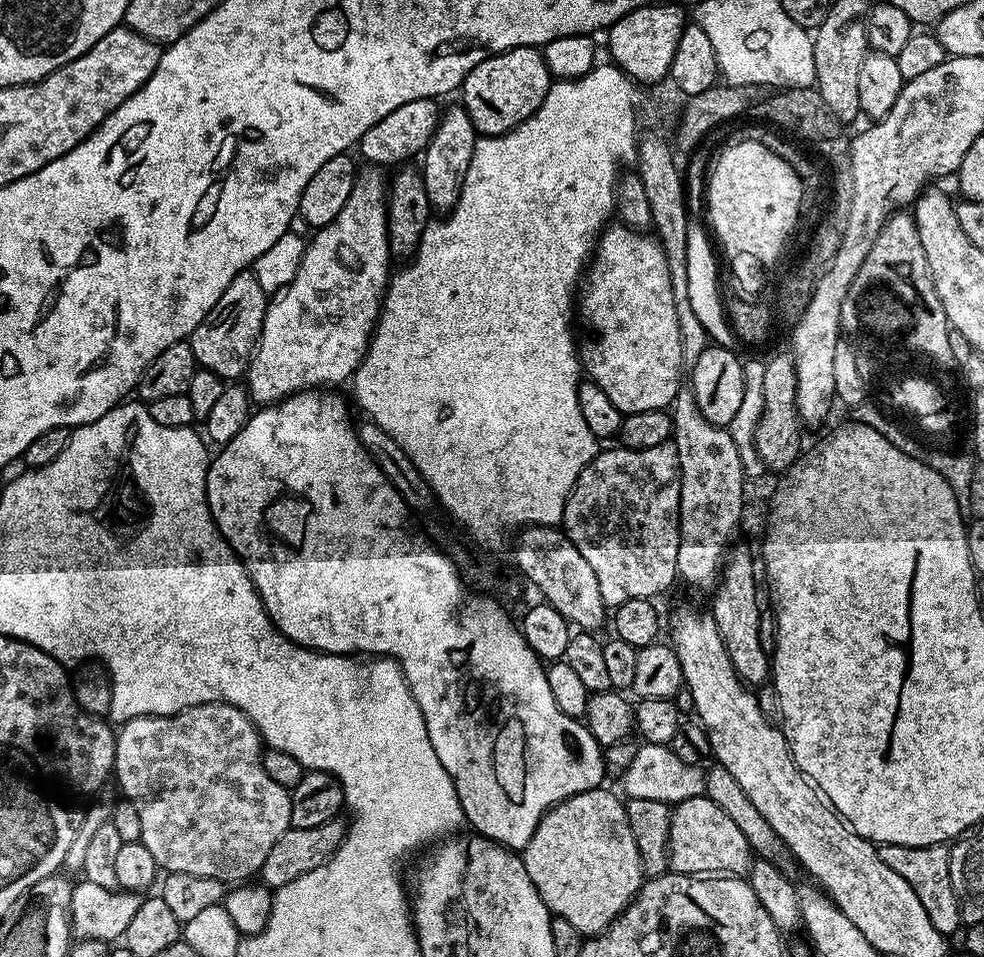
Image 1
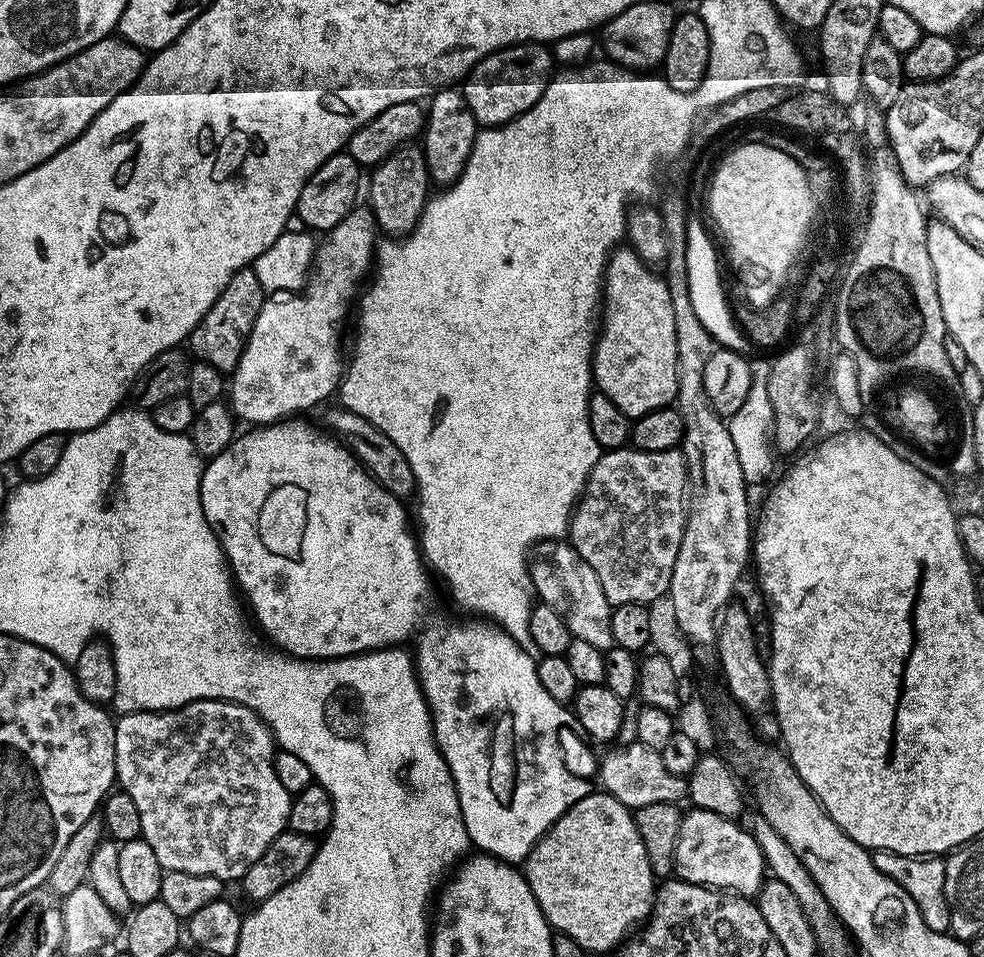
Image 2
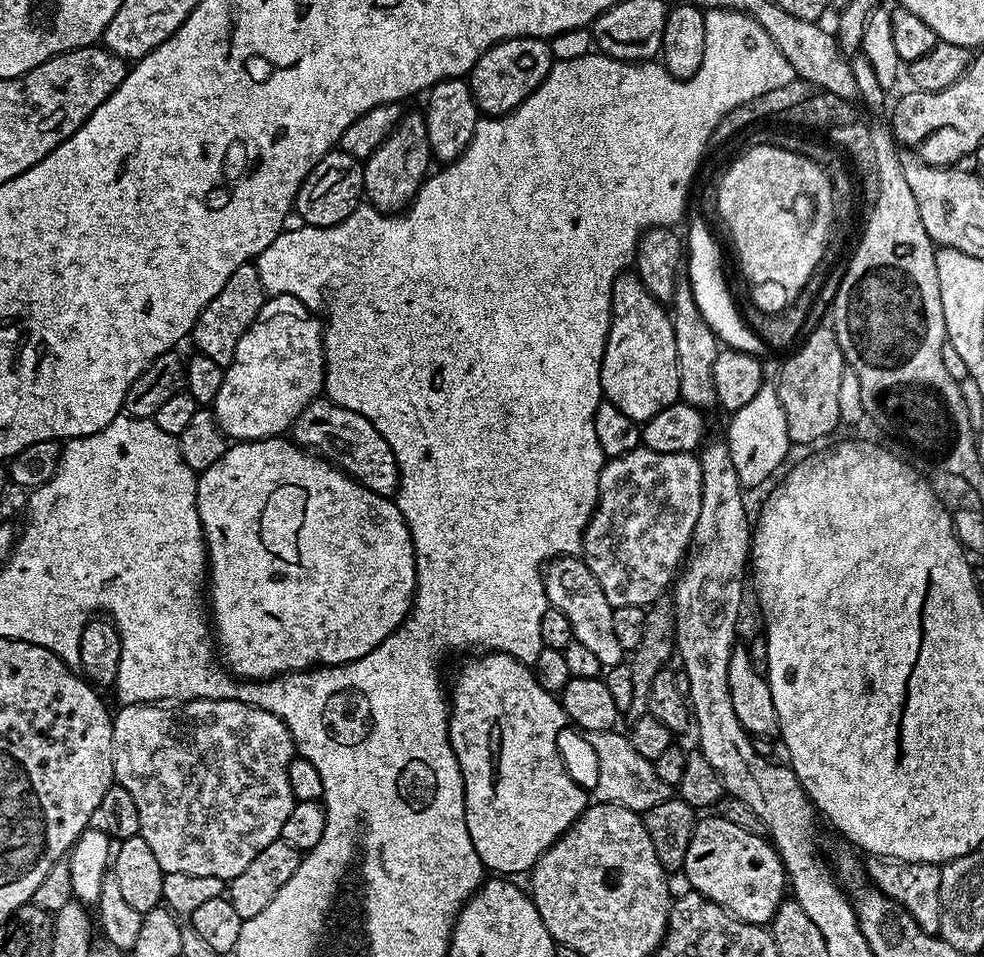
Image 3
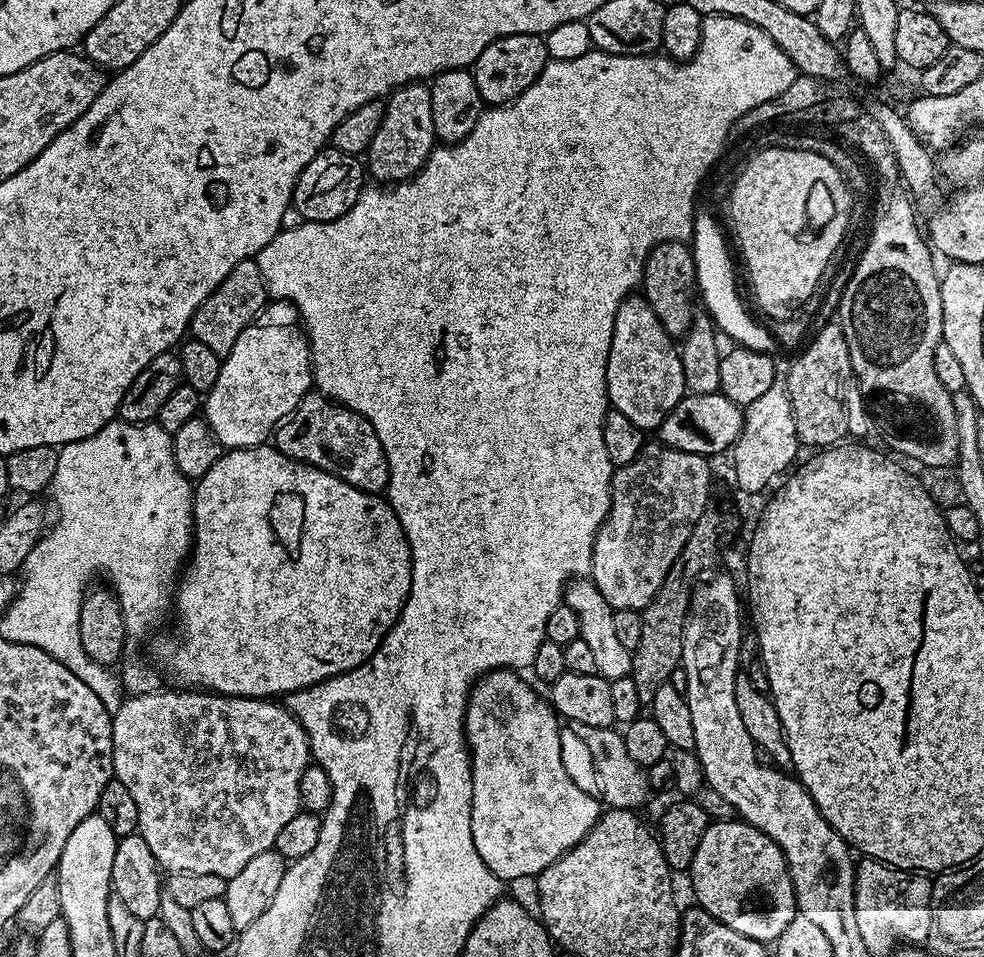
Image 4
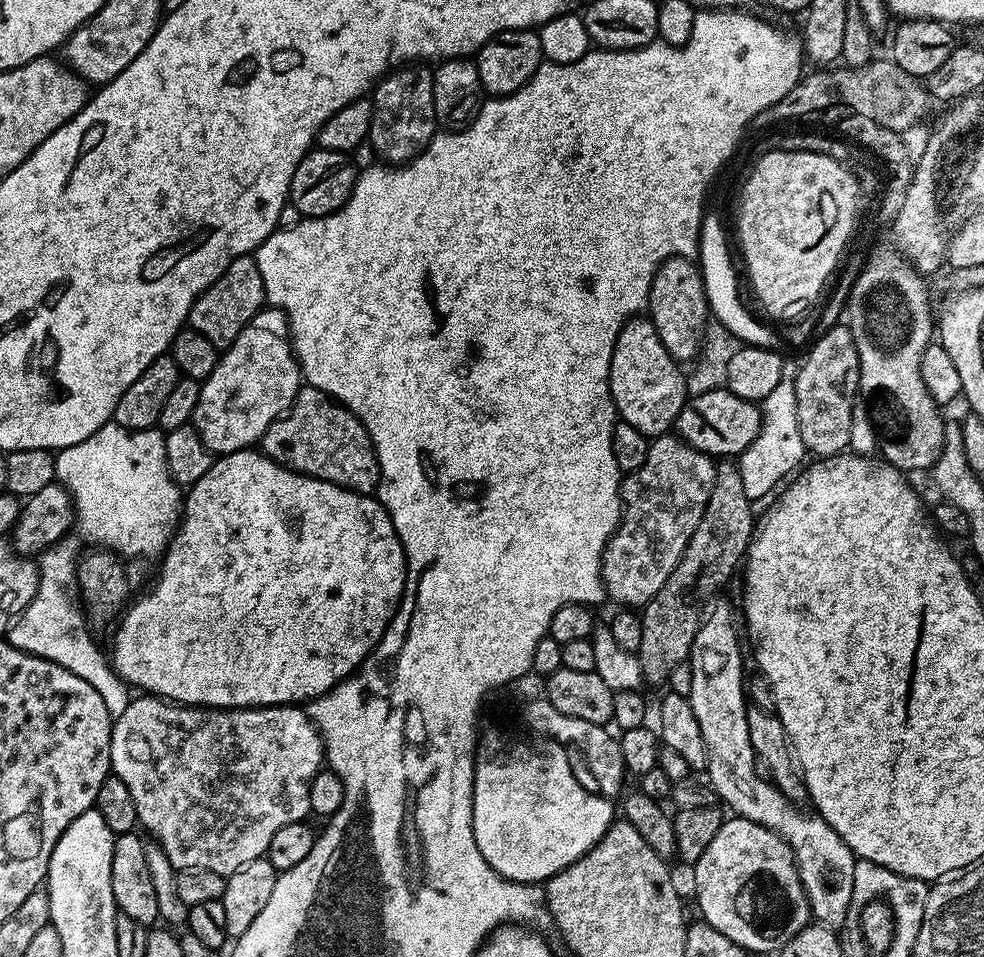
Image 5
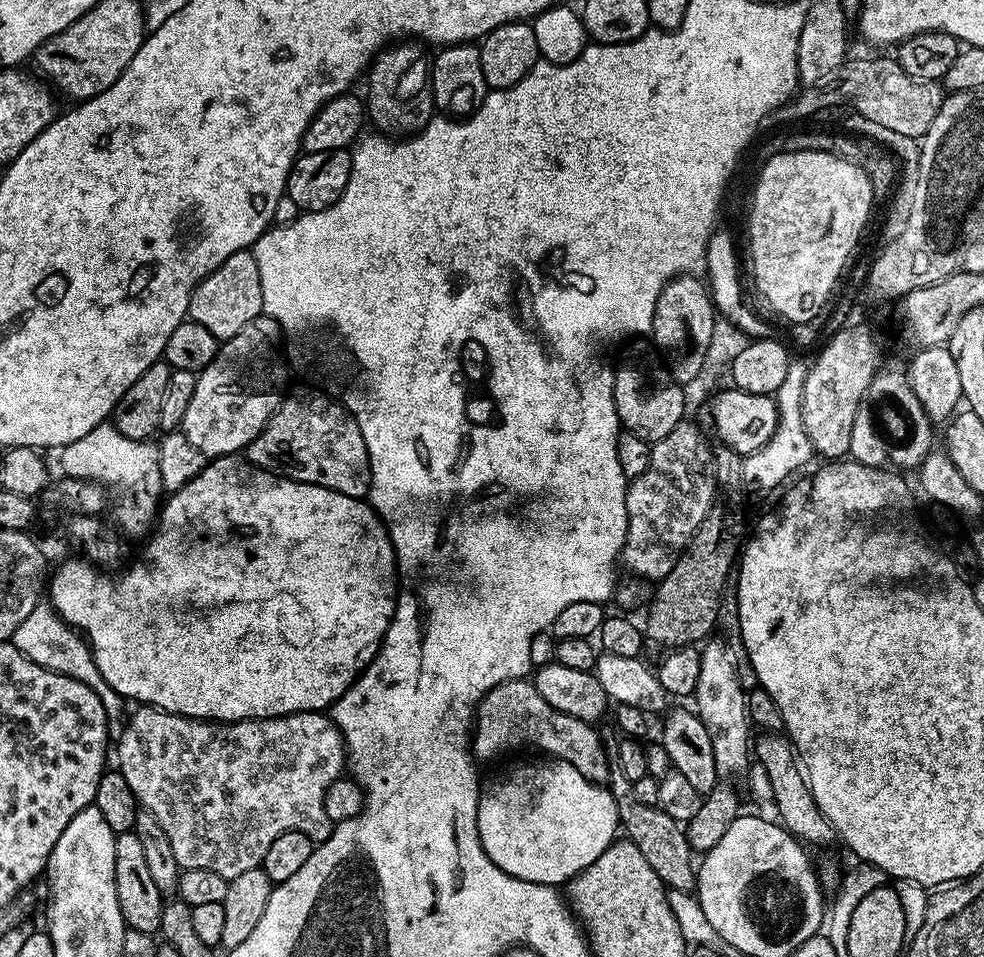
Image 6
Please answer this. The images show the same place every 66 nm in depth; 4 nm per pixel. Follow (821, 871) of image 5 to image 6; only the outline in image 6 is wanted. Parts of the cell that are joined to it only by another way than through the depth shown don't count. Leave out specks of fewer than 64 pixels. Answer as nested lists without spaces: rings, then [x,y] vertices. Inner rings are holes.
[[[712,638],[700,648],[698,686],[694,693],[694,711],[710,734],[714,745],[714,762],[721,777],[747,773],[750,767],[750,721],[746,715],[746,688],[740,685],[736,660],[722,641]]]

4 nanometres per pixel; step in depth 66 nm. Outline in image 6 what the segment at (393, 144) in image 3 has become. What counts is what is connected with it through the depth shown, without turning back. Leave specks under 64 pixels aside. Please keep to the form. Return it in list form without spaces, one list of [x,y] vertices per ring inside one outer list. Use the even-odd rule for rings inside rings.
[[[396,42],[376,53],[376,59],[372,61],[366,72],[366,77],[368,76],[368,116],[372,119],[373,126],[376,127],[373,129],[379,130],[384,134],[415,134],[433,120],[434,105],[432,103],[432,74],[430,71],[429,57],[427,55],[424,57],[424,51],[426,51],[425,45],[420,42]]]

